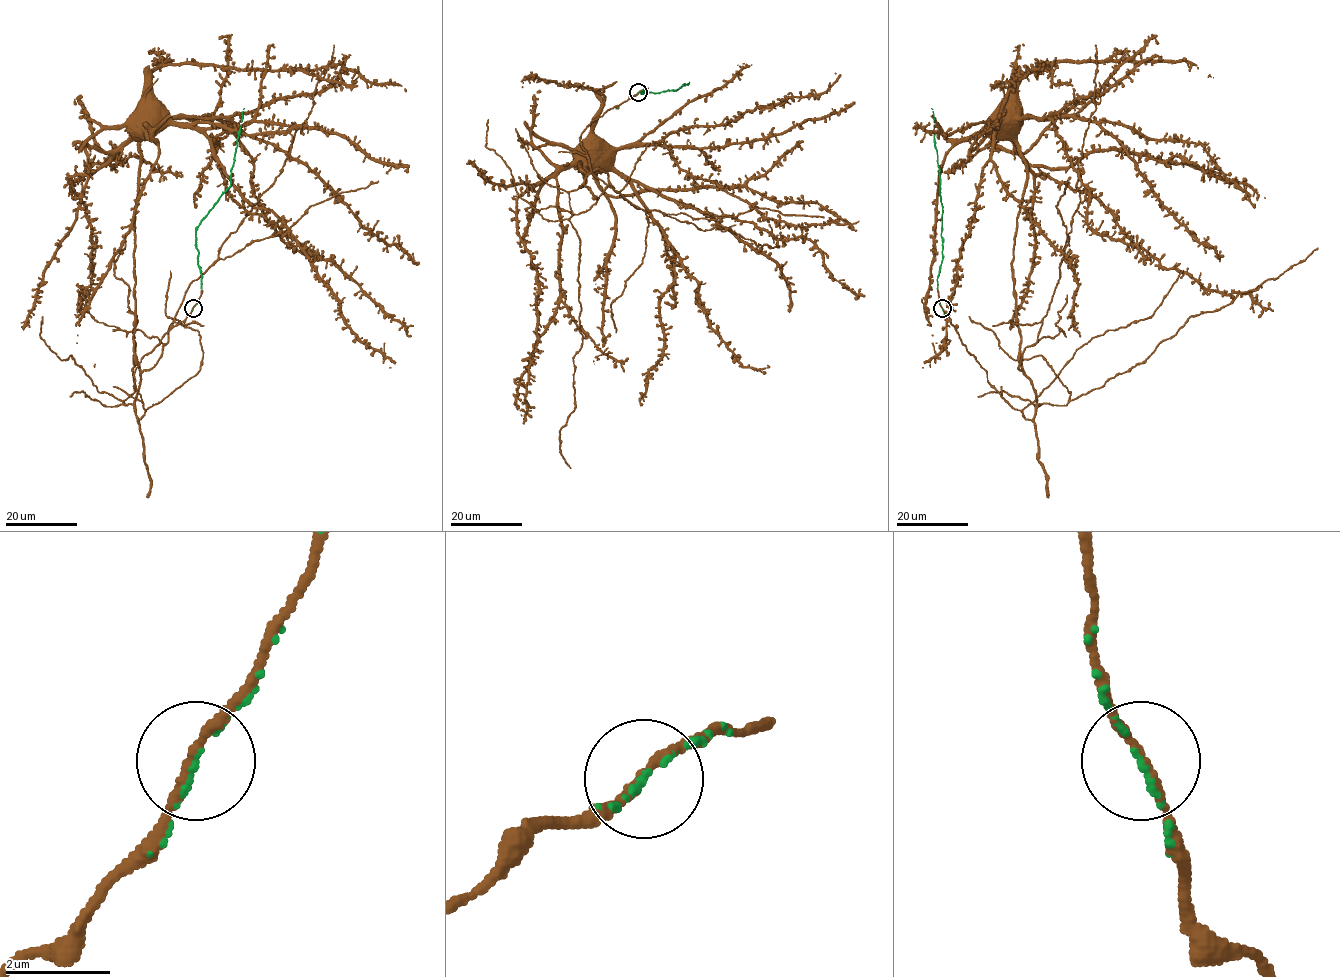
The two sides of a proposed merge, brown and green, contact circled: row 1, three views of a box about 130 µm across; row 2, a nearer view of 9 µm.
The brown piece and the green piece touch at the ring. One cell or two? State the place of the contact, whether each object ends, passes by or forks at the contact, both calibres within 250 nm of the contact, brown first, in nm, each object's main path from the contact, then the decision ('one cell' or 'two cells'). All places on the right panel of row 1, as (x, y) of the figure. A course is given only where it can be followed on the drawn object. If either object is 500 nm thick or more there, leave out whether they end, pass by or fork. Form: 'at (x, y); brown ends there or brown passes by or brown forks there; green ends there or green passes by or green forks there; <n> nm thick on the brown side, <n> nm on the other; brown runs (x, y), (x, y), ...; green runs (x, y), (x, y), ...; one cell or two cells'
at (942, 308); brown passes by; green ends there; 180 nm thick on the brown side, 90 nm on the other; brown runs (942, 308), (987, 381), (1031, 420), (1036, 395), (1021, 366), (1011, 265), (1027, 164), (1005, 113); green runs (942, 308), (937, 276), (943, 259), (943, 211), (931, 108); one cell

